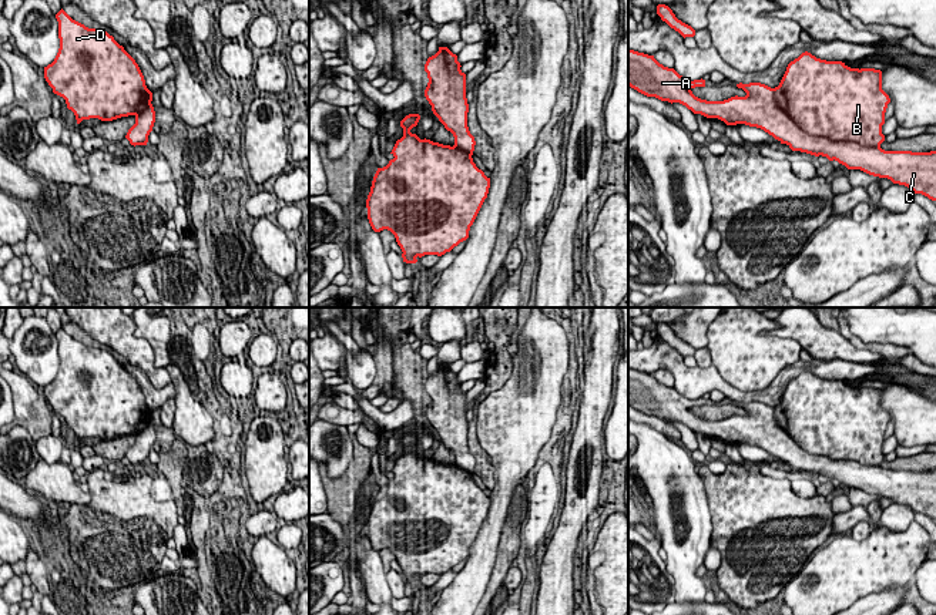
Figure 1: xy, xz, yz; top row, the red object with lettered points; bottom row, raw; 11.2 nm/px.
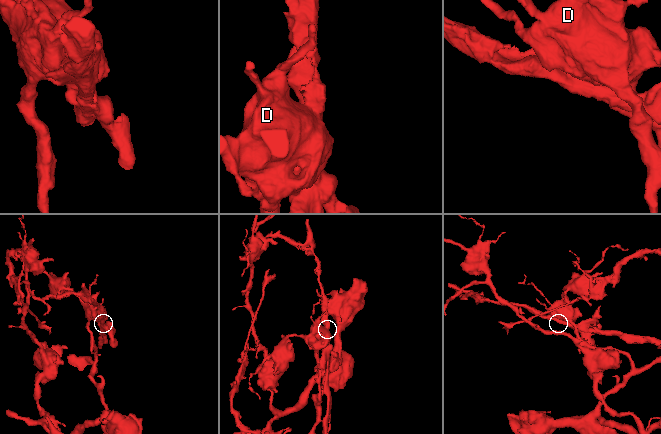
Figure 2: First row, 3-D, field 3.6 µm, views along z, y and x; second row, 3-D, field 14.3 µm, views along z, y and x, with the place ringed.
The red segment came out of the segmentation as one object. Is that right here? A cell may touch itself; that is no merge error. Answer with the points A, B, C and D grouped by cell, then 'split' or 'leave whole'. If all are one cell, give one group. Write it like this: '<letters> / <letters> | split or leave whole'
A C / B D | split

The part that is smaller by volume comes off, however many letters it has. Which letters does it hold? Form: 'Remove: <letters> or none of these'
Remove: A, C

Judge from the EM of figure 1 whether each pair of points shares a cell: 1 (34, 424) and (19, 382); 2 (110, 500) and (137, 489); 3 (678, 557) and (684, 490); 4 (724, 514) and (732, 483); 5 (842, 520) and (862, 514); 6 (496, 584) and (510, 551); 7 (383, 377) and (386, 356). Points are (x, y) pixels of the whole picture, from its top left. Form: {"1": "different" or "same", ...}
{"1": "same", "2": "same", "3": "same", "4": "same", "5": "same", "6": "same", "7": "same"}

